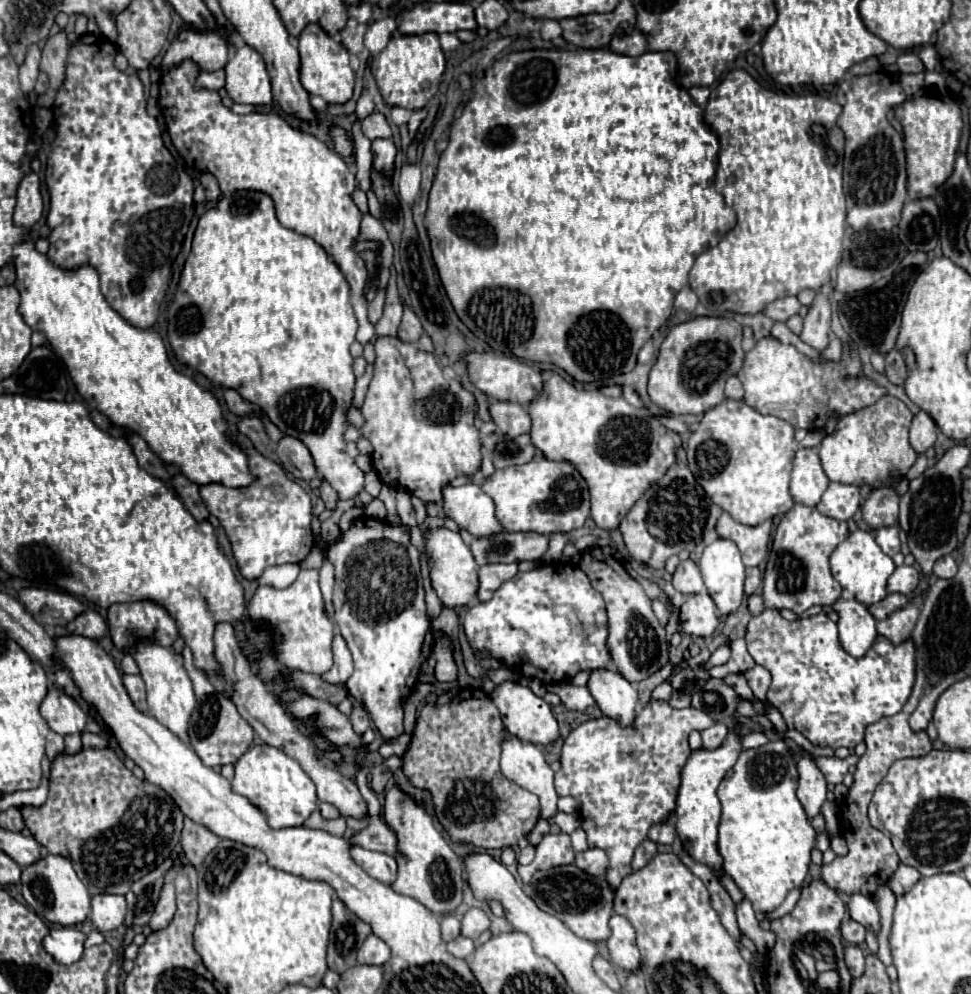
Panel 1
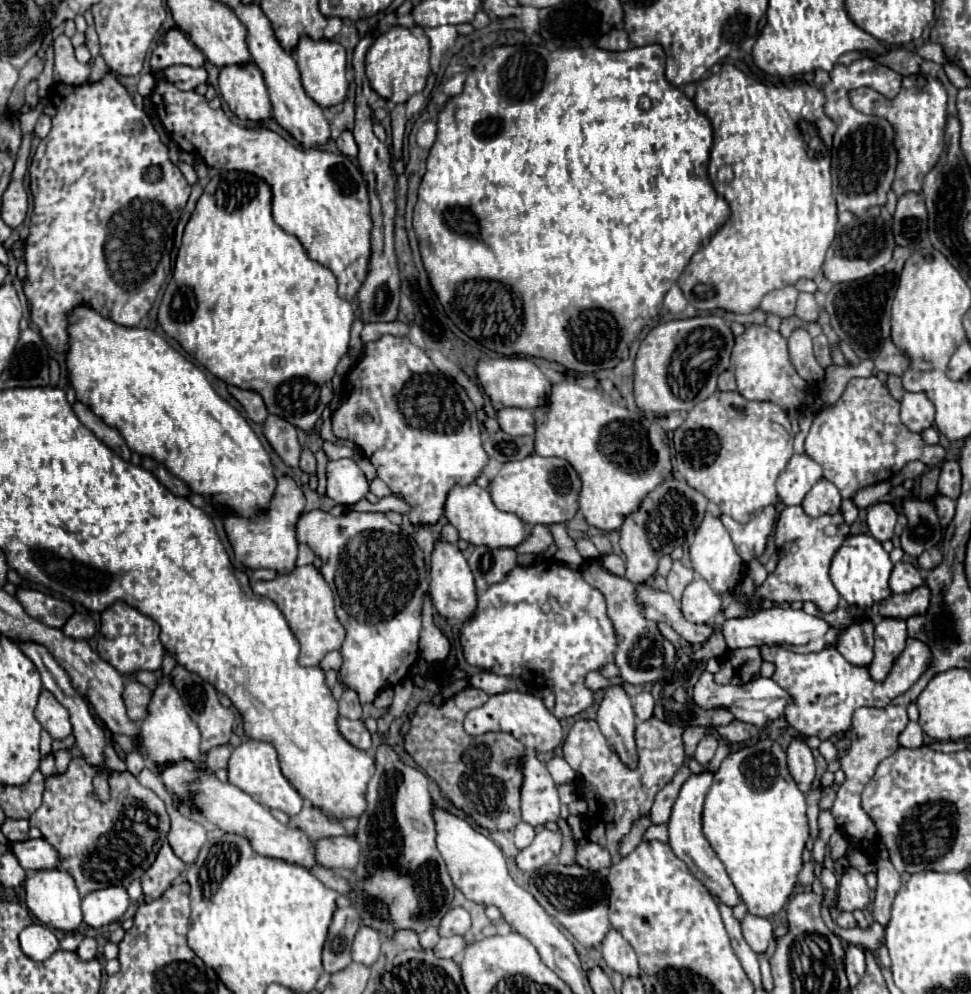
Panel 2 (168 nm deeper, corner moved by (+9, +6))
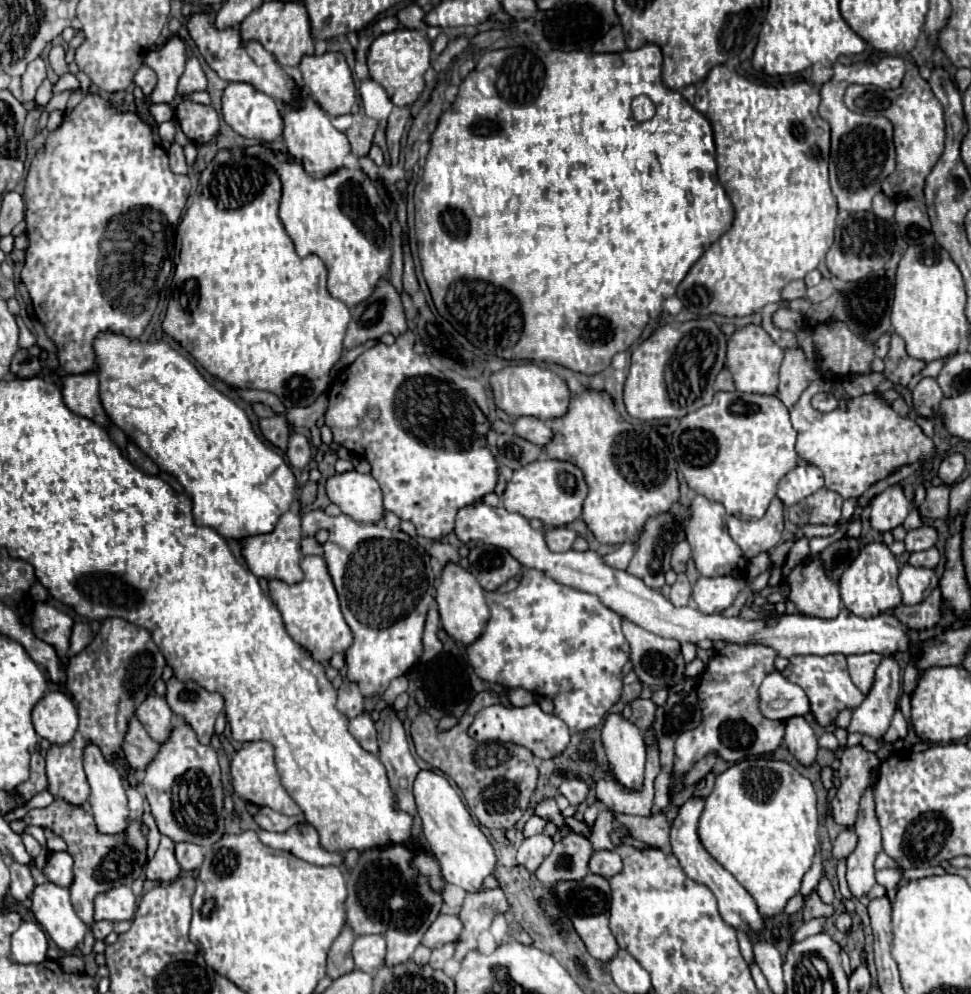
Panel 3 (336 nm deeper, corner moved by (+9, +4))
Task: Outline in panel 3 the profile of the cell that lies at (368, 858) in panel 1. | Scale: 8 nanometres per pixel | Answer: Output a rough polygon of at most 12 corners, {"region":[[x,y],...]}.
{"region":[[308,822],[282,834],[260,830],[266,846],[310,864],[340,866],[344,856],[320,846]]}

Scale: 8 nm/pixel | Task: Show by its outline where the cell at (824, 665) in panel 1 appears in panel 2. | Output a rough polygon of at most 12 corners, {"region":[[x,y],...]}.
{"region":[[908,638],[886,680],[834,646],[760,646],[790,692],[802,736],[848,732],[854,710],[888,706],[920,678],[926,644]]}

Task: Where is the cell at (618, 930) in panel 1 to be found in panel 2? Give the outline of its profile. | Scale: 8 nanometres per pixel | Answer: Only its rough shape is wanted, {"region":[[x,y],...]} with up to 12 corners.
{"region":[[610,928],[602,958],[622,976],[640,974],[634,948]]}

